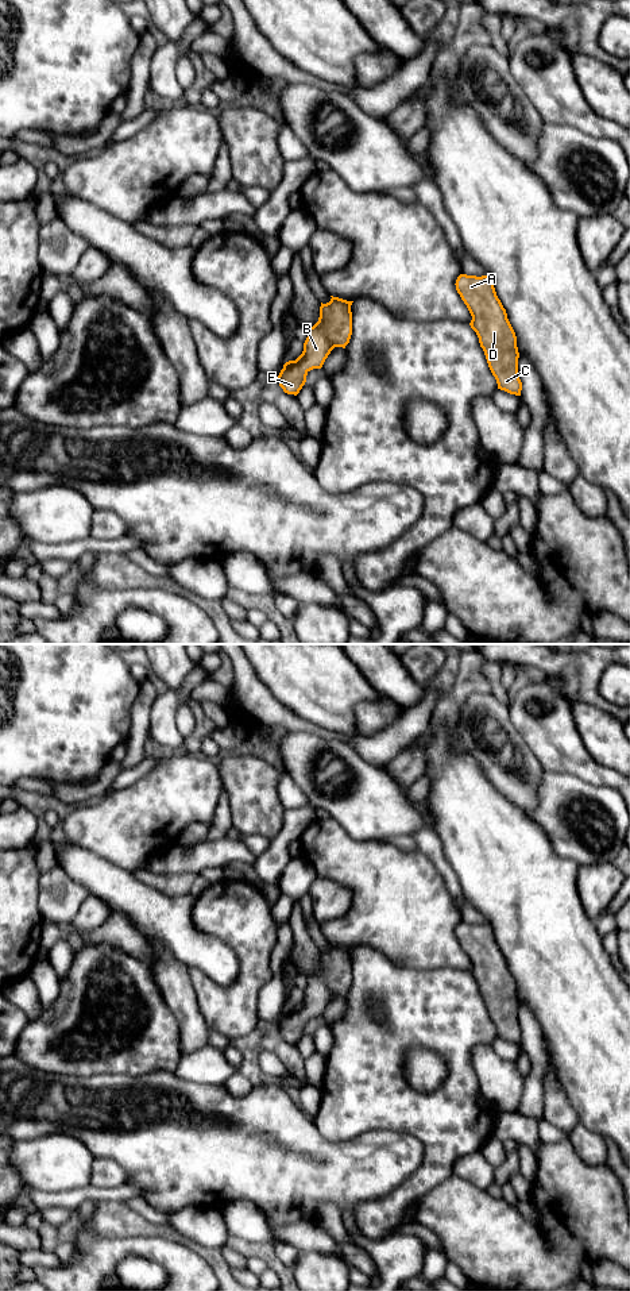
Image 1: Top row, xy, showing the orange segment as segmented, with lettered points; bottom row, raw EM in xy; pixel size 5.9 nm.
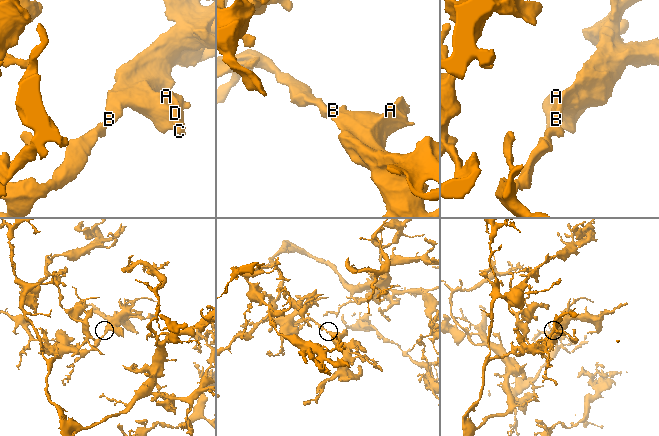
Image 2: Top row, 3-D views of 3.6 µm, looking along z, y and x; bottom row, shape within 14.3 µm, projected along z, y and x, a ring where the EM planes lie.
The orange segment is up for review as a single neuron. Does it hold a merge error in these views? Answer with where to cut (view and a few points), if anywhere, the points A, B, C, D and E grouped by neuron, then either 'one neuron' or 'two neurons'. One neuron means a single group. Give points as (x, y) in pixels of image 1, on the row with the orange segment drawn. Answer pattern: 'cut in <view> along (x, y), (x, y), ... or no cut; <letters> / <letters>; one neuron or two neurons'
no cut; A B C D E; one neuron

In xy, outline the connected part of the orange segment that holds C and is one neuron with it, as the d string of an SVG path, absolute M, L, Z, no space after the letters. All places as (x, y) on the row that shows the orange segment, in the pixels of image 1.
M460 274L455 285L472 316L469 325L479 338L498 389L521 396L517 336L492 280Z

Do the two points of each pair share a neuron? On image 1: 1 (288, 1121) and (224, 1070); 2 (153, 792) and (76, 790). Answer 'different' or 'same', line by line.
1: different
2: different

